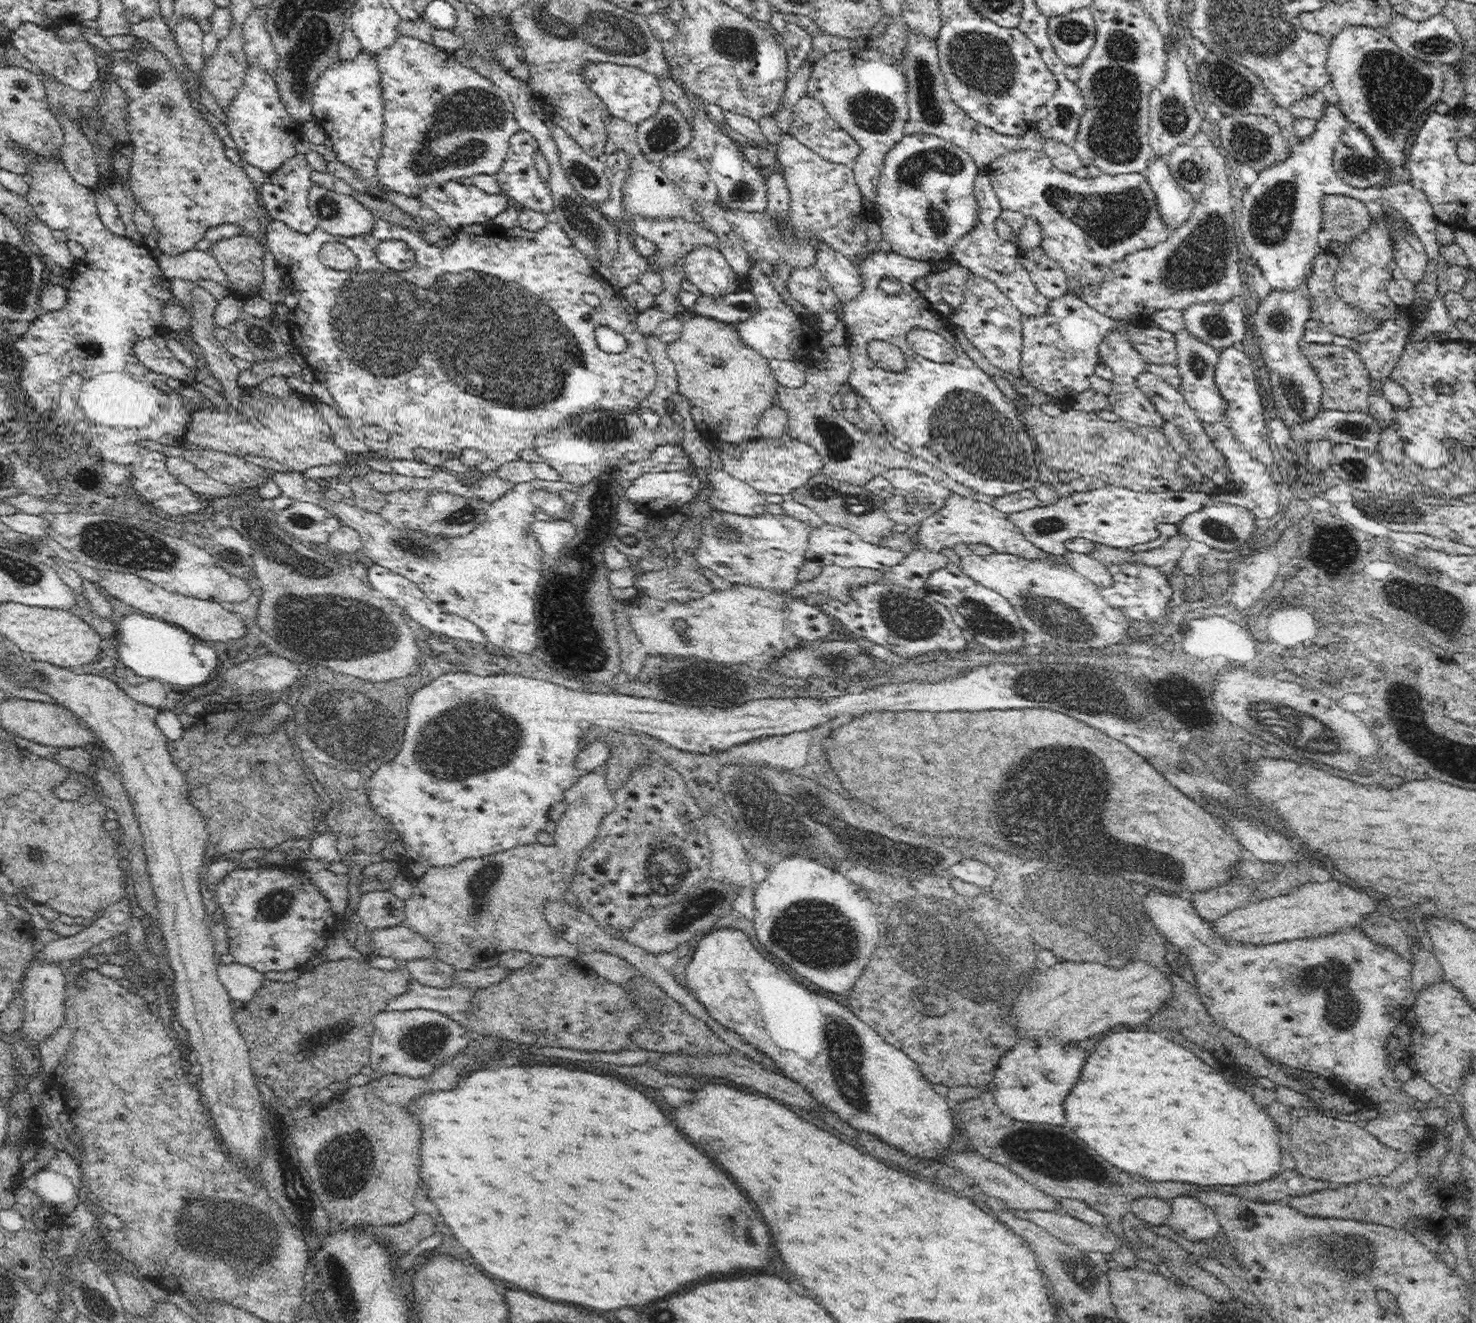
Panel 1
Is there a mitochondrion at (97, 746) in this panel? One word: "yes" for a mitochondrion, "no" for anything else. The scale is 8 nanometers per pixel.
no

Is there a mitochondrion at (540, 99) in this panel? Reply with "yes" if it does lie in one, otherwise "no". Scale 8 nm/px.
no

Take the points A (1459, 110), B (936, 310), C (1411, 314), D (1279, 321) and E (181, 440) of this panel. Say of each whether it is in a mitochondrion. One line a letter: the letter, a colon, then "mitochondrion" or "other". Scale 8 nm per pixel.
A: other
B: other
C: other
D: mitochondrion
E: other

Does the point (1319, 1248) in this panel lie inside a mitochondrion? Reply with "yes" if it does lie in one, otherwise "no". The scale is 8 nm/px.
yes

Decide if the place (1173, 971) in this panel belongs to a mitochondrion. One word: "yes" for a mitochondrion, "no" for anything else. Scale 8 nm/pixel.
no

